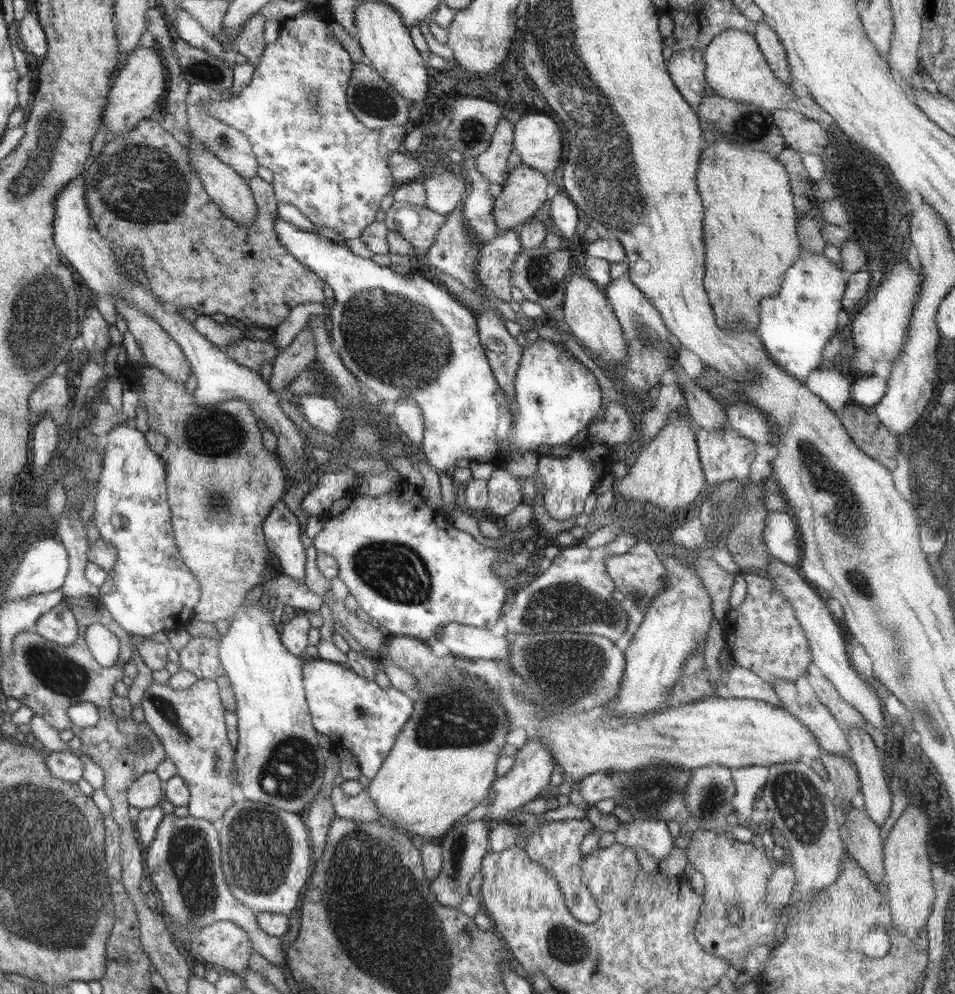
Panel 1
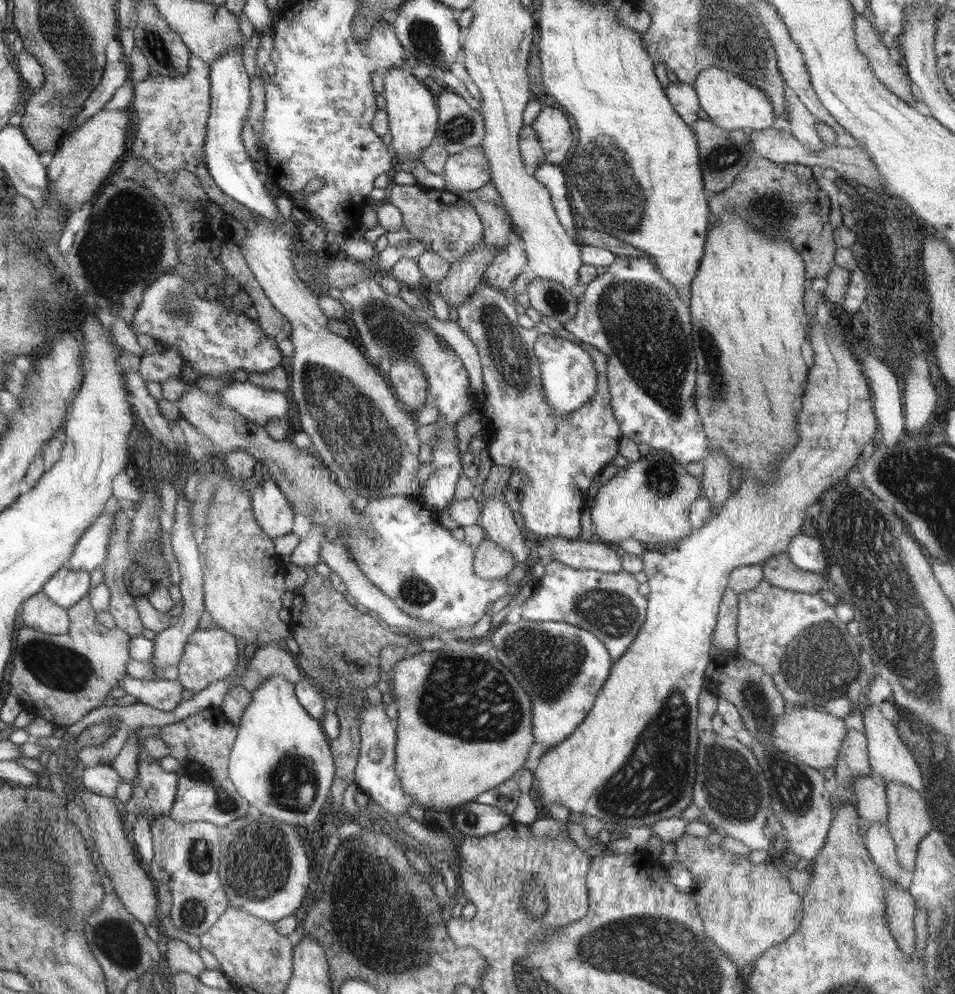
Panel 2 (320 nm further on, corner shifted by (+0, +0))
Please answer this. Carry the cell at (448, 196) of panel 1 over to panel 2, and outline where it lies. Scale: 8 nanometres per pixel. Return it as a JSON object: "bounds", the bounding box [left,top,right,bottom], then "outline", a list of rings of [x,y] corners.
{"bounds":[443,148,491,194],"outline":[[[470,148],[449,155],[443,177],[446,182],[444,190],[452,194],[478,190],[491,180],[490,163],[482,148]]]}

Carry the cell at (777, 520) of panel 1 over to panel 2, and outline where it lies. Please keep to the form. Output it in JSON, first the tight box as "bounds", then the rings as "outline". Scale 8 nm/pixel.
{"bounds":[786,533,827,574],"outline":[[[803,533],[792,537],[786,554],[798,568],[813,573],[826,574],[827,572],[827,555],[817,537],[810,538]]]}

